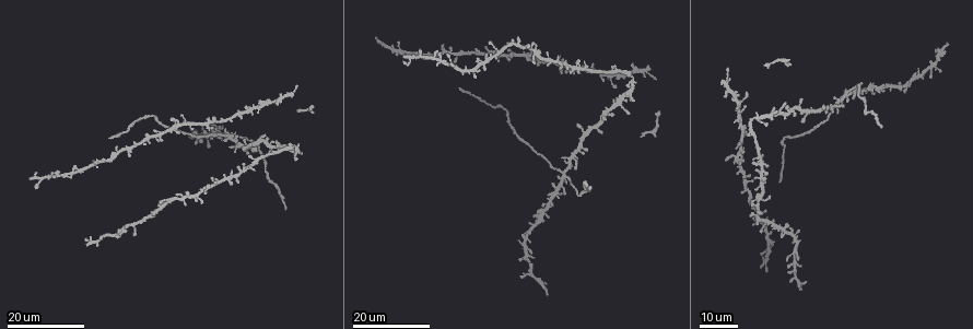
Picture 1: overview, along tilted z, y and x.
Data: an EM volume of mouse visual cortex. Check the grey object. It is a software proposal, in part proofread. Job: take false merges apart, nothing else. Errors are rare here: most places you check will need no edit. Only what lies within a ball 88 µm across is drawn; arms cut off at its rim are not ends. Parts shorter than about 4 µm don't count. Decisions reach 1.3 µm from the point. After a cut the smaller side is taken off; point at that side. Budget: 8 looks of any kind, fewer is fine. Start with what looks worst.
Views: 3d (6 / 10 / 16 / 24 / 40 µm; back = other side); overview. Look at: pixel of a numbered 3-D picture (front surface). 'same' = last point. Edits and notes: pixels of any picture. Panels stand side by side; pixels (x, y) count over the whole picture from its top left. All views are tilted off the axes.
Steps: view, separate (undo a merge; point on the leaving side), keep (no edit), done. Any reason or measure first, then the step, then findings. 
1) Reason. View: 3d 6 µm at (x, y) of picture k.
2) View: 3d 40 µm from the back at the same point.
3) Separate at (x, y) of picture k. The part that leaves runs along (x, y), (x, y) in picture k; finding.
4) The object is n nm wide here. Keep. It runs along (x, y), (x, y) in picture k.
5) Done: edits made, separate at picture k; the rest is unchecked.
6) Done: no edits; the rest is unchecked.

View: 3d 24 µm at (621, 102) of picture 1.

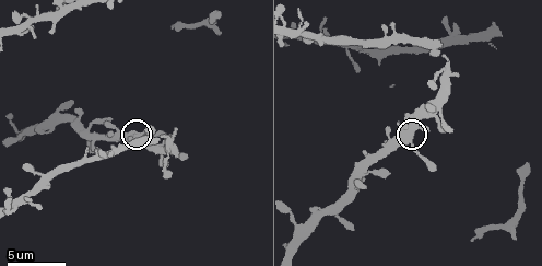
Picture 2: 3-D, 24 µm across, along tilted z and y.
View: 3d 10 µm at (409, 138) of picture 2.

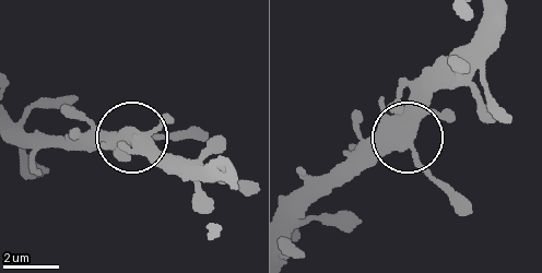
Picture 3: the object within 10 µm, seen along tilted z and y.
Keep. All the same cell.

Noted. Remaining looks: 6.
Small branch off a trunk. View: 3d 16 µm at (734, 156) of picture 1.

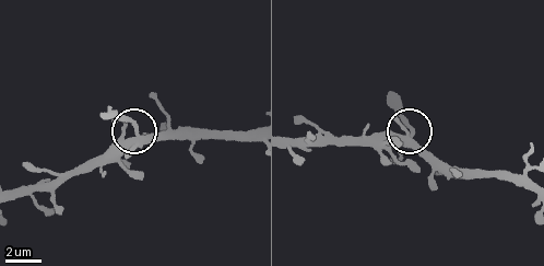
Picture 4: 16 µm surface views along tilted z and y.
View: 3d 6 µm at (412, 140) of picture 4.

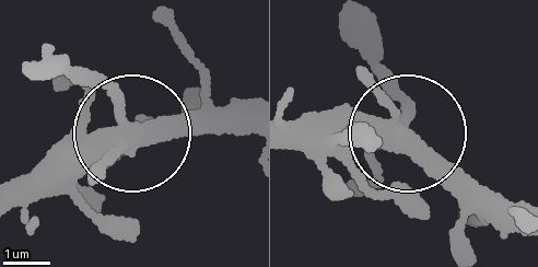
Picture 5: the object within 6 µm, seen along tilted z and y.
Other side. View: 3d 6 µm from the back at (129, 133) of picture 5.

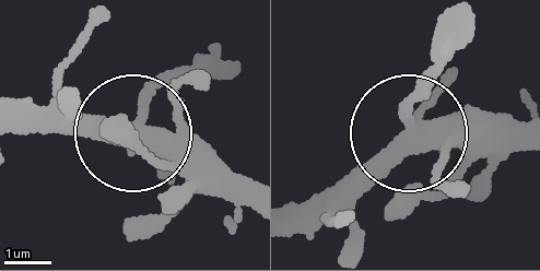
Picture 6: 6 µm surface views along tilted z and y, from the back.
5 arms meet here. Keep. One cell here.

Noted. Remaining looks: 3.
Four or more arms meet. View: 3d 16 µm at (228, 138) of picture 1.

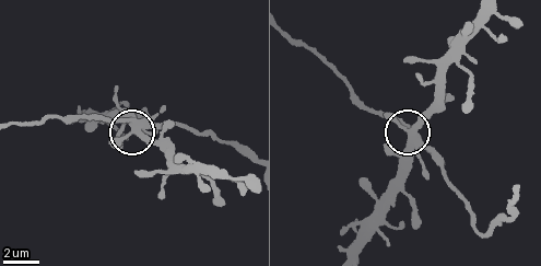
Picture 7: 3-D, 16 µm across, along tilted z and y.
Closer look. View: 3d 10 µm at (137, 129) of picture 7.

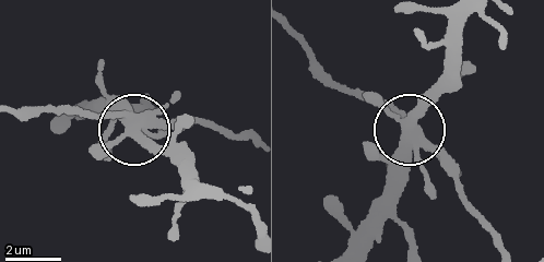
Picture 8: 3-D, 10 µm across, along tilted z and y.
The object is 390 nm wide here. Separate at (451, 162) of picture 8. Two cells meet here.

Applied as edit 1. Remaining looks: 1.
Looks like a crossing. View: 3d 16 µm at (42, 178) of picture 2.

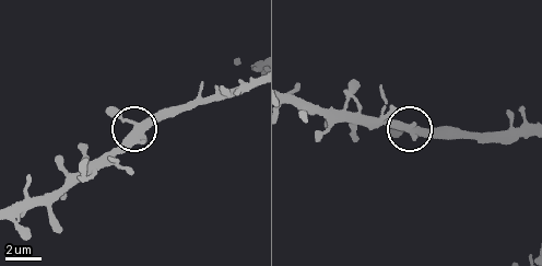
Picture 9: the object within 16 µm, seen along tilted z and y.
5 arms meet here. Keep. It runs along (251, 82), (162, 112), (131, 135), (103, 164) in picture 9; continuous, no second cell.

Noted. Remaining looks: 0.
Done: edits made, separate at picture 8; the rest is unchecked.

